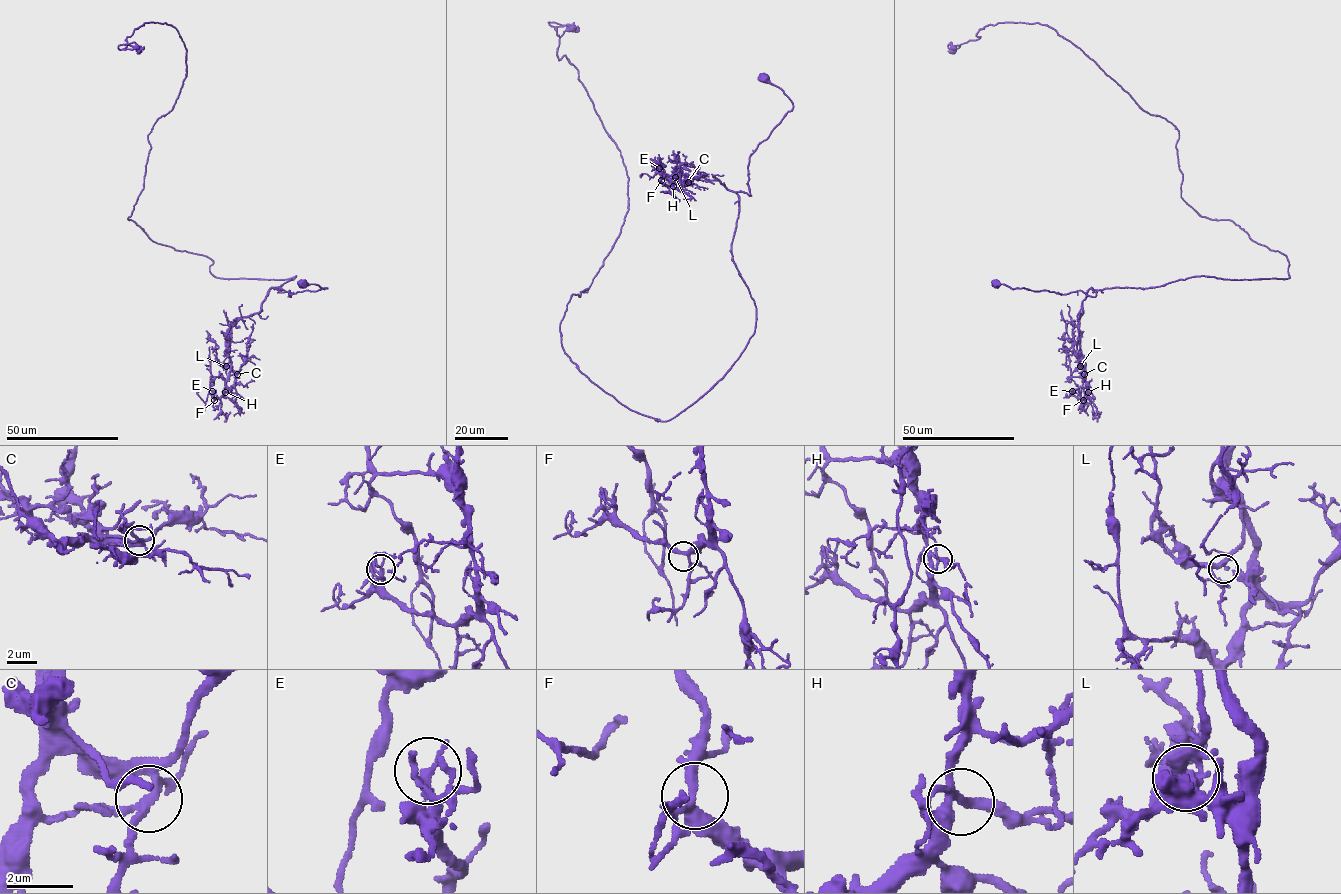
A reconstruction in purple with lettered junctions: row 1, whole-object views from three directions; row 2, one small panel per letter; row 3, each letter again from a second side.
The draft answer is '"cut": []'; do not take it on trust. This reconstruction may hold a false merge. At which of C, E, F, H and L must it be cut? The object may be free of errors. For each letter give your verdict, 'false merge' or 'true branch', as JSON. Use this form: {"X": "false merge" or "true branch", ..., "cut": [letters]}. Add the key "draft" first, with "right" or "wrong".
{"draft": "right", "C": "true branch", "E": "true branch", "F": "true branch", "H": "true branch", "L": "true branch", "cut": []}

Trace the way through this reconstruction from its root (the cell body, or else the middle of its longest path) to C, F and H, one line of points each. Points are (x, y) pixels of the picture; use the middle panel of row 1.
C: (765, 78), (793, 108), (749, 157), (750, 195), (717, 179), (675, 178), (688, 182)
F: (765, 78), (793, 108), (749, 157), (750, 195), (686, 174), (673, 184), (661, 180)
H: (765, 78), (793, 108), (749, 157), (750, 195), (686, 174), (673, 186)

